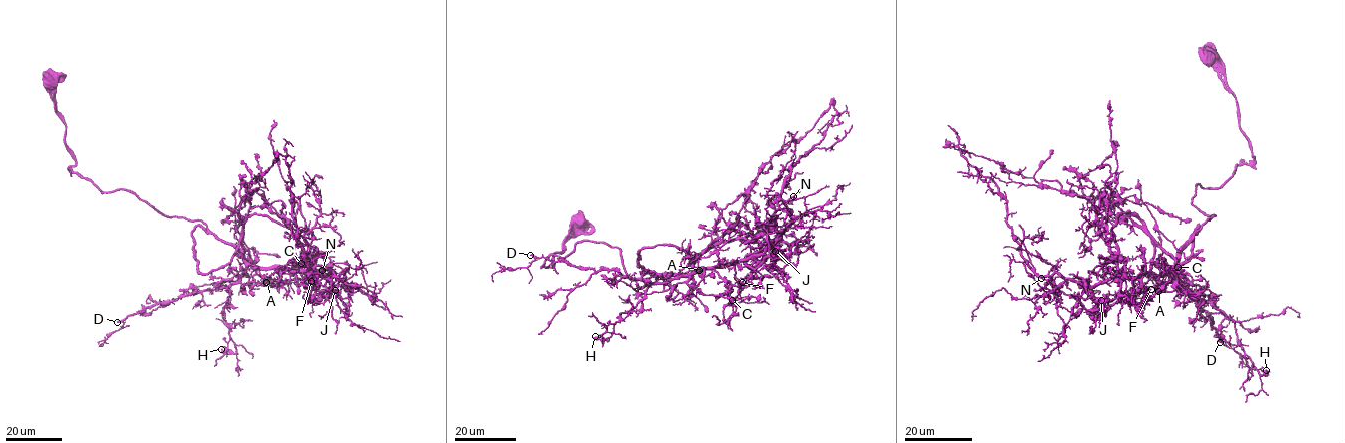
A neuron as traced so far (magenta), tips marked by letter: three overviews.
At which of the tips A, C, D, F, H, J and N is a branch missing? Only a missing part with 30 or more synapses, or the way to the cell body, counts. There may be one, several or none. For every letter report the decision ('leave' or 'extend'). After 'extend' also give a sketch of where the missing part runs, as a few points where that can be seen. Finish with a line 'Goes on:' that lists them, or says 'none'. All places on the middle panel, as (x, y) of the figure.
A: leave
C: leave
D: extend | (530, 255), (511, 251), (499, 255), (487, 250), (476, 253)
F: leave
H: leave
J: leave
N: leave
Goes on: D

